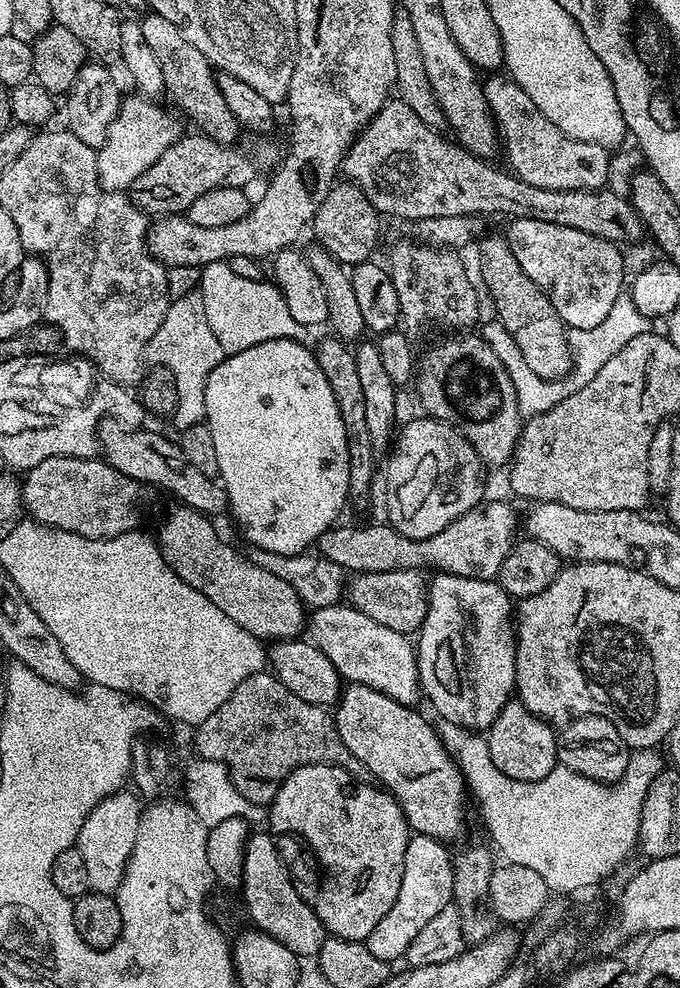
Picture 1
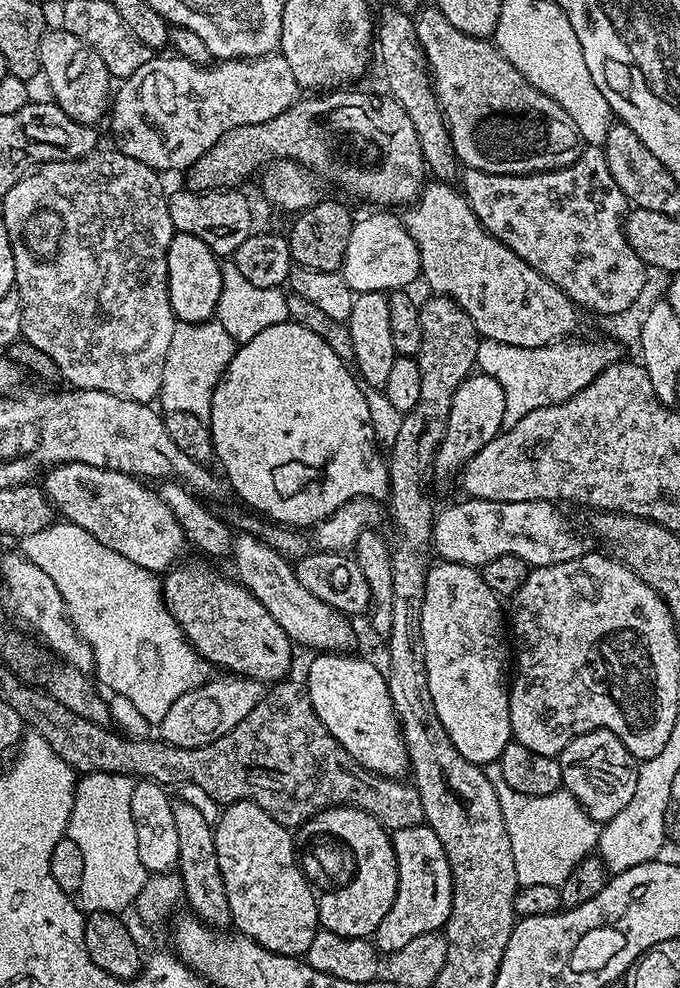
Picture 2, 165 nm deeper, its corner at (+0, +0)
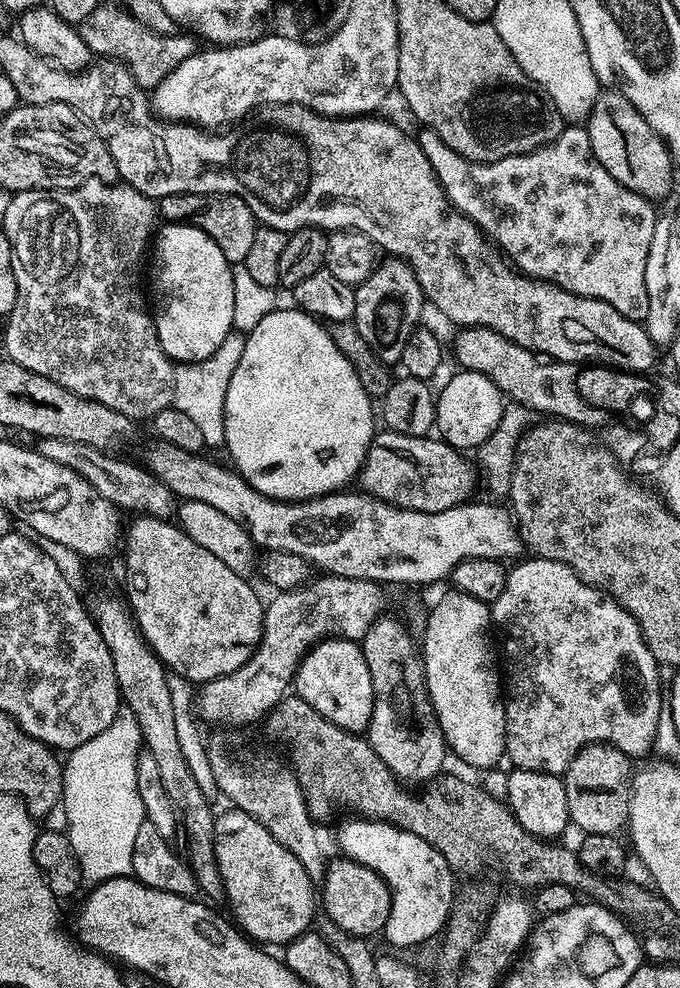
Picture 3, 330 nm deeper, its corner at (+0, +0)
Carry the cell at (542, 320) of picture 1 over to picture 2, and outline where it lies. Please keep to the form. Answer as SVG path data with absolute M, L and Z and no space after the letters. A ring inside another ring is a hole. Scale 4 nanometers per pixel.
M389 6L381 18L379 15L374 36L378 43L378 60L380 56L380 64L388 75L387 91L393 100L404 107L406 114L410 114L410 122L414 122L427 171L431 175L433 172L437 181L455 181L456 168L458 169L456 151L442 110L438 106L438 98L432 89L432 78L428 75L428 63L424 60L424 51L418 42L415 19L400 8Z

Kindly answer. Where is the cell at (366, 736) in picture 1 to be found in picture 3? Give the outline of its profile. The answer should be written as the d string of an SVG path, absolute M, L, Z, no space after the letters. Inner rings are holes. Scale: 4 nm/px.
M321 640L304 655L296 672L294 692L332 724L347 732L363 733L374 706L374 686L370 682L370 666L366 666L363 647L355 640Z

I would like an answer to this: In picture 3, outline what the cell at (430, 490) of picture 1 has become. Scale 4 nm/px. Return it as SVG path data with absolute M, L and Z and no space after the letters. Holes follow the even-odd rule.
M456 370L456 373L444 384L444 389L436 396L436 427L439 439L445 444L455 446L457 449L475 449L498 426L506 407L506 397L503 392L499 392L486 378L477 372L465 372Z

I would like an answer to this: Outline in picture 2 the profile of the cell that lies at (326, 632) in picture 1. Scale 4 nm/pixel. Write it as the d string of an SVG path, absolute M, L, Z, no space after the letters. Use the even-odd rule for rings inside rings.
M240 534L232 541L230 560L236 563L235 575L239 583L243 584L250 594L254 594L254 598L258 598L262 606L266 606L270 618L274 618L274 622L278 622L278 626L286 630L293 645L305 644L306 647L316 648L312 650L319 650L321 653L344 654L351 649L348 647L352 644L353 621L300 585L293 565L282 554L278 554L278 550L261 544L258 538Z

